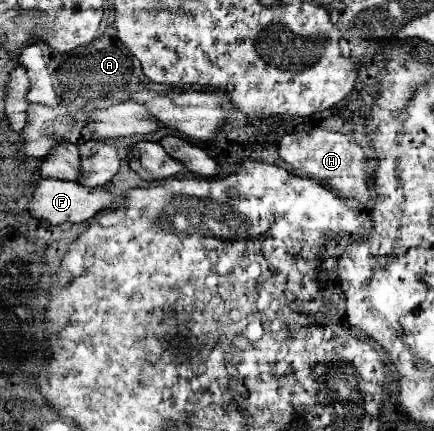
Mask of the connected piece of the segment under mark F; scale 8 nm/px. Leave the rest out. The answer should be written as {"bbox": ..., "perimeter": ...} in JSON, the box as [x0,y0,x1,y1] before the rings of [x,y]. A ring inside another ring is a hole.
{"bbox":[29,178,115,224],"perimeter":[[[43,178],[39,180],[39,186],[33,194],[33,200],[29,202],[29,210],[37,218],[45,218],[51,224],[73,224],[73,222],[87,222],[93,216],[97,216],[101,210],[109,208],[115,202],[115,196],[107,186],[95,186],[87,188],[79,182],[65,182],[57,178]]]}

